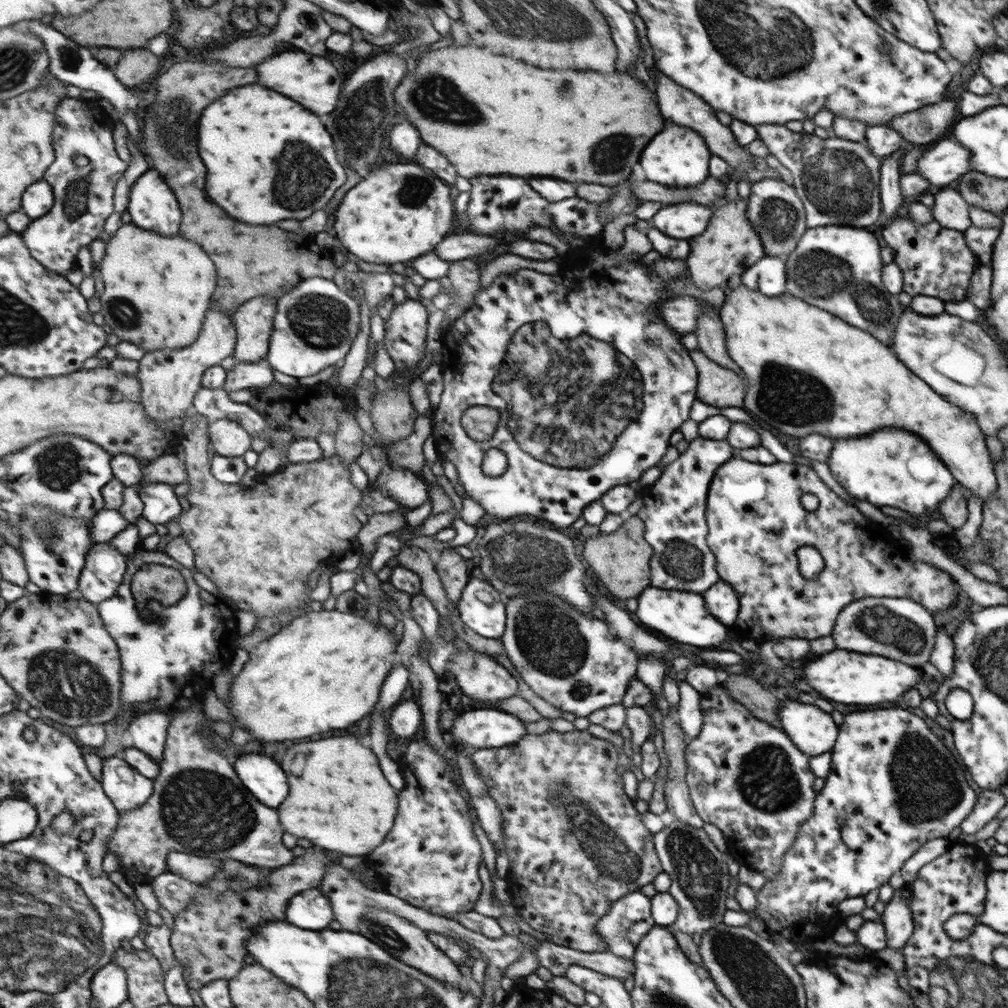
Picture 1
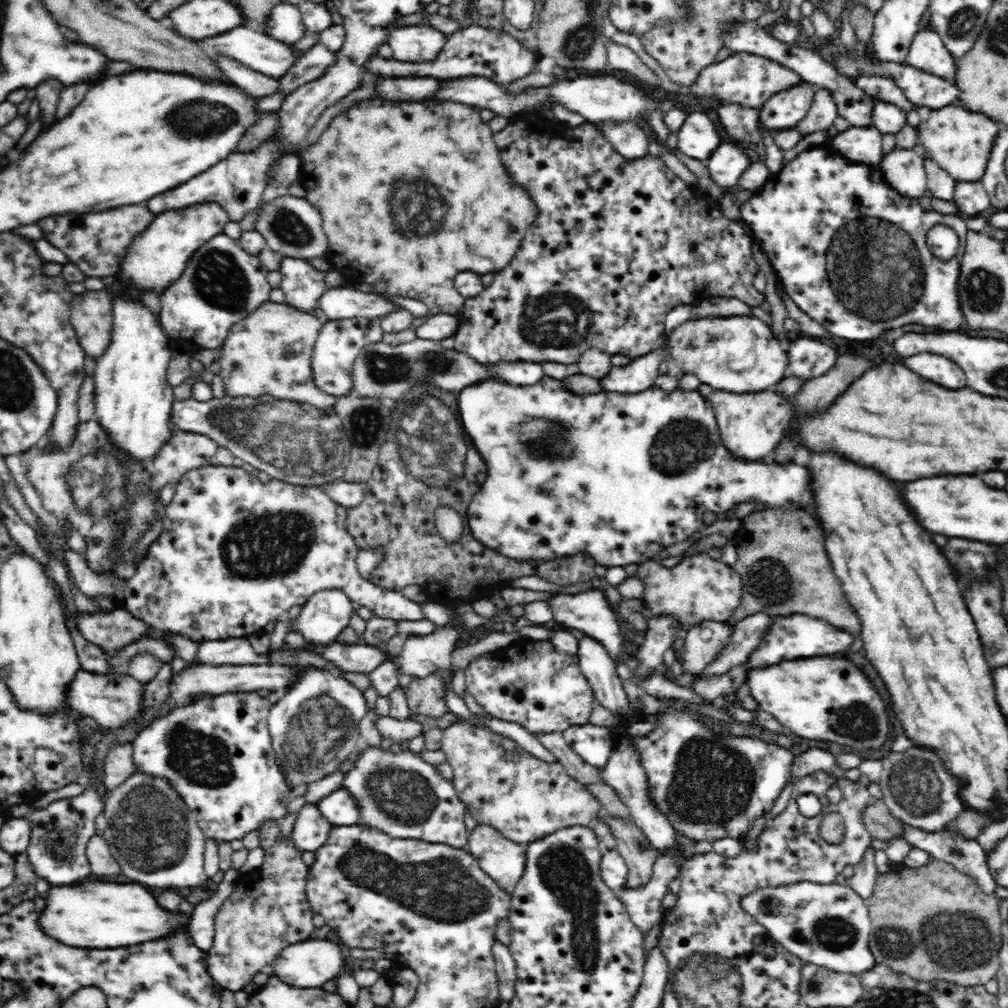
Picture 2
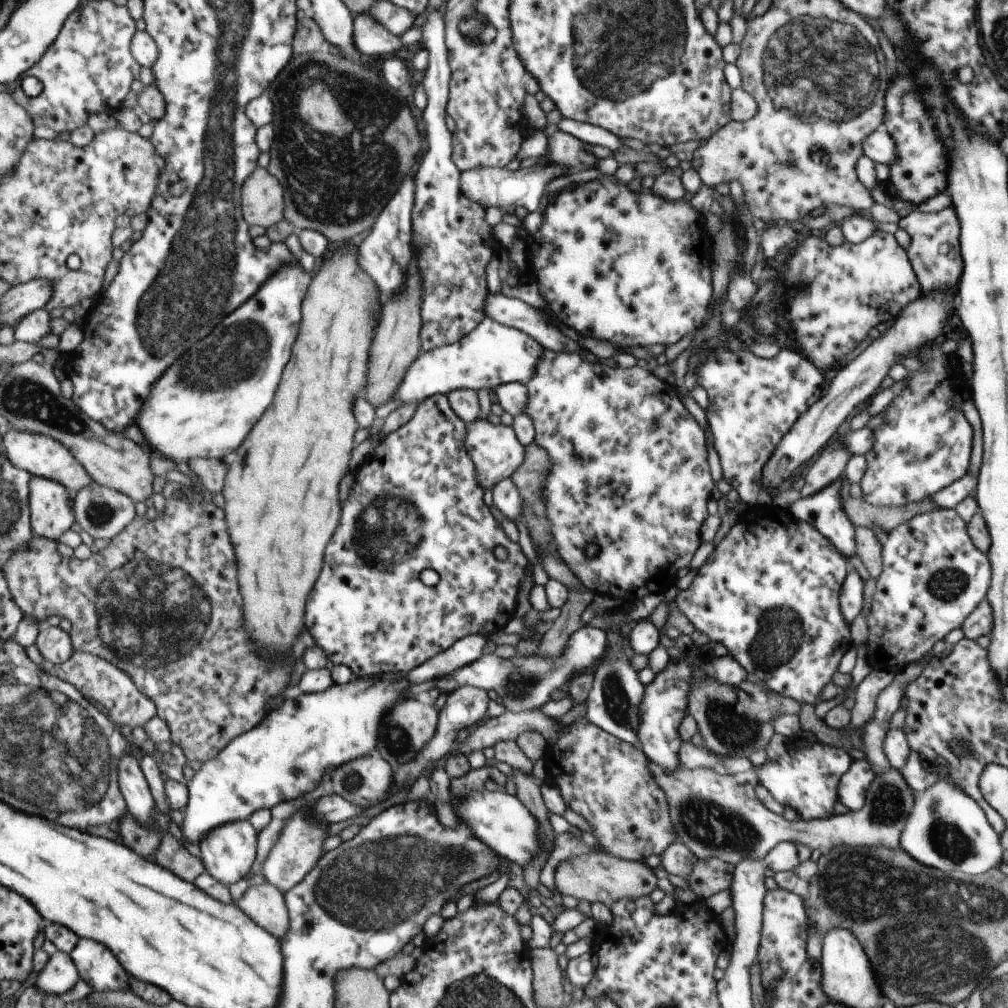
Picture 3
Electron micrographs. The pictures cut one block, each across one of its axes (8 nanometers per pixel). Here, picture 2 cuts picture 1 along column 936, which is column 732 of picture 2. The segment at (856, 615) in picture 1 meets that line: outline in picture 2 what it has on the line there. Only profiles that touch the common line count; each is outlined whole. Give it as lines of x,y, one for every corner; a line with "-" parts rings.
702,621
685,630
685,644
680,651
683,669
696,677
702,675
706,665
716,660
729,644
733,625
731,621

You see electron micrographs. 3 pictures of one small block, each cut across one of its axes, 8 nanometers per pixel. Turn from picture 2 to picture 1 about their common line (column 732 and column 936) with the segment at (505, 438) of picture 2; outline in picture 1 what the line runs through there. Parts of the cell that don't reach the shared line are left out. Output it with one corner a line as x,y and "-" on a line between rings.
879,430
875,434
867,434
861,438
849,438
849,440
837,440
831,458
827,458
827,464
835,482
838,482
852,497
857,500
865,500
873,506
893,506
901,508
912,516
925,517
929,512
938,508
938,505
951,494
957,480
950,474
949,468
939,460
938,455
919,439
917,434
901,430

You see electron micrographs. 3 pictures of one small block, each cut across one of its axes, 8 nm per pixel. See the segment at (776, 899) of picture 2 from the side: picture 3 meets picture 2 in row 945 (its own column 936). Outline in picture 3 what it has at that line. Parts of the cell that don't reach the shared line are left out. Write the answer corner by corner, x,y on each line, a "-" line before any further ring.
942,773
932,786
914,795
912,808
898,837
898,849
905,851
910,858
925,867
942,872
955,869
967,875
977,876
998,865
1002,861
1004,852
1001,843
998,842
998,832
987,824
985,812
978,806
977,801
971,799
961,787
947,779

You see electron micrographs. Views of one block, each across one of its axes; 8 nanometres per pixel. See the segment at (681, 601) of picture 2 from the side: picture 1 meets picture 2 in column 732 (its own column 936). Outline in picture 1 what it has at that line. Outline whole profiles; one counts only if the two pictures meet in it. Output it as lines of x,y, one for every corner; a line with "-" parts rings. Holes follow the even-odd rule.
730,458
730,461
723,462
712,476
707,489
704,519
707,525
707,535
705,536
706,545
715,557
717,563
718,577
726,583
729,583
738,593
738,616
734,623
730,626
731,630
737,634
737,639
753,640
754,643
763,649
767,641
781,642
782,638
805,638
813,640
820,636
829,636
835,626
836,618
846,605
851,601
857,601
865,597
887,597
887,598
910,598
915,602
922,604
928,611
933,614
941,613
942,610
951,609
954,602
957,601
957,583
954,582
953,576
947,571
943,571
929,563
921,562
920,560
912,560
908,554
904,552
900,546
901,542
895,540
885,526
875,526
873,522
863,518
863,526
861,526
861,514
857,512
853,506
847,506
841,498
837,498
817,476
811,468
807,466
799,466
797,461
793,463
775,462
774,464
755,464
753,462
745,462
741,458
-
803,494
814,494
817,497
818,505
814,511
803,509
799,498
-
800,546
810,546
815,548
823,559
821,572
815,578
803,578
798,571
798,558
796,550

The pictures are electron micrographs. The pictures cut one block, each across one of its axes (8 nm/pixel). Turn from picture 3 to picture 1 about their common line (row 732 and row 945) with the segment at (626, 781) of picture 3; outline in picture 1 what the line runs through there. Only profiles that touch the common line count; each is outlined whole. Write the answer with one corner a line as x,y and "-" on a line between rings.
549,730
538,735
525,734
521,740
511,745
496,748
474,749
468,756
476,770
478,778
485,787
486,794
495,802
500,812
500,831
504,844
504,852
507,854
509,863
507,875
504,878
507,882
511,905
516,913
533,930
542,932
552,944
571,948
583,953
595,953
607,951
605,942
598,936
597,922
610,910
610,906
619,898
627,894
639,891
639,888
650,884
662,873
662,865
658,856
655,856
654,833
647,830
645,824
641,824
641,814
633,808
633,802
623,794
623,780
615,772
617,766
617,752
607,740
590,735
587,730
557,733

